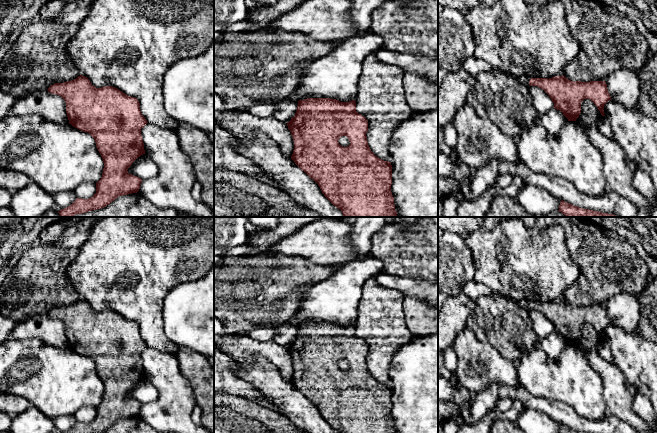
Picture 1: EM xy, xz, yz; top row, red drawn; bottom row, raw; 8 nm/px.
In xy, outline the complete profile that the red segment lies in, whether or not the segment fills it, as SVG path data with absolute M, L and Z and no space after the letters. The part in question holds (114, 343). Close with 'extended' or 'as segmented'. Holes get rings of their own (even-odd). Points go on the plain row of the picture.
M82 299L71 305L55 307L47 314L65 324L69 348L94 362L104 386L102 401L96 407L96 417L88 423L76 422L64 433L101 433L119 420L137 417L142 403L129 398L127 394L138 381L145 378L141 353L148 347L141 337L138 323L112 310L96 312Z; as segmented

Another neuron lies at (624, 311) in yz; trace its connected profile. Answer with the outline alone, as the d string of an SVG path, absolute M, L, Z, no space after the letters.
M619 293L606 303L611 324L626 332L637 332L641 318L638 296L630 293Z

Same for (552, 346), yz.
M554 332L538 343L539 348L546 354L550 364L553 364L557 360L557 357L567 345L568 343L563 337Z

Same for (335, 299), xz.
M373 256L367 257L364 260L354 259L337 267L329 277L317 282L301 295L301 303L296 312L299 323L331 322L340 326L355 324L363 284L368 279L374 278L383 272L383 262Z

